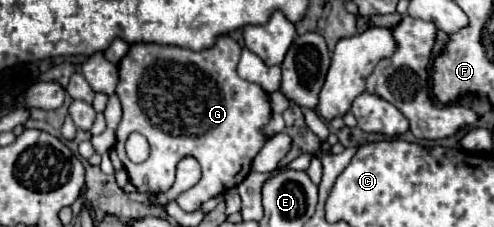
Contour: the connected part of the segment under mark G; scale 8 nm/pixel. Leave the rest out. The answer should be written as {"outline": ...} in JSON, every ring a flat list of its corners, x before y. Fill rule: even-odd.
{"outline":[[221,35,215,39,215,45,203,51,191,51,183,47,161,47,161,45,131,45,129,53,119,63,119,83,117,83,117,97,123,105,123,119,117,127,117,141,115,149,119,159,125,165,129,181,137,189,137,193,157,195,171,189,175,183,175,165,187,153,197,157,201,163,203,175,195,187,181,193,177,203,183,211,199,211,205,201,225,193,231,187,237,187,251,171,251,163,261,147,267,143,267,135,263,127,271,119,271,101,269,95,251,81,245,81,237,75,237,61,241,55,241,47,229,35],[139,131,147,137,151,145,151,155,145,163,131,163,125,155,125,141,127,137]]}

